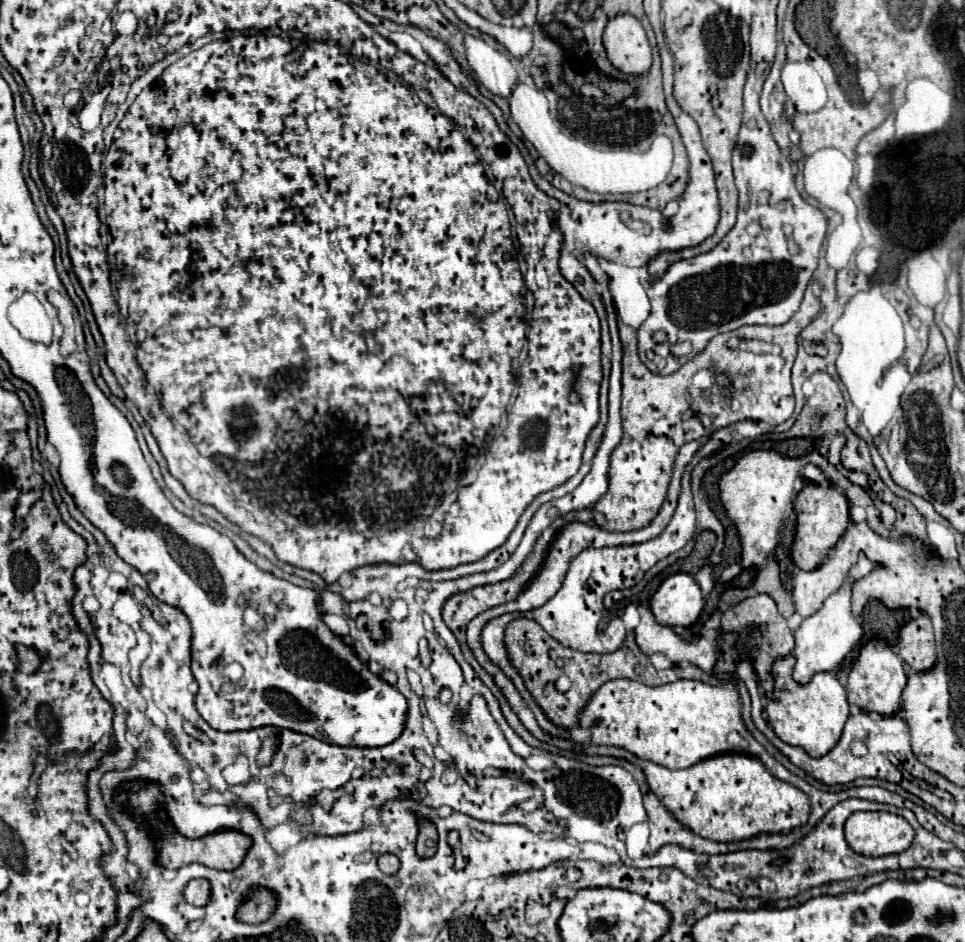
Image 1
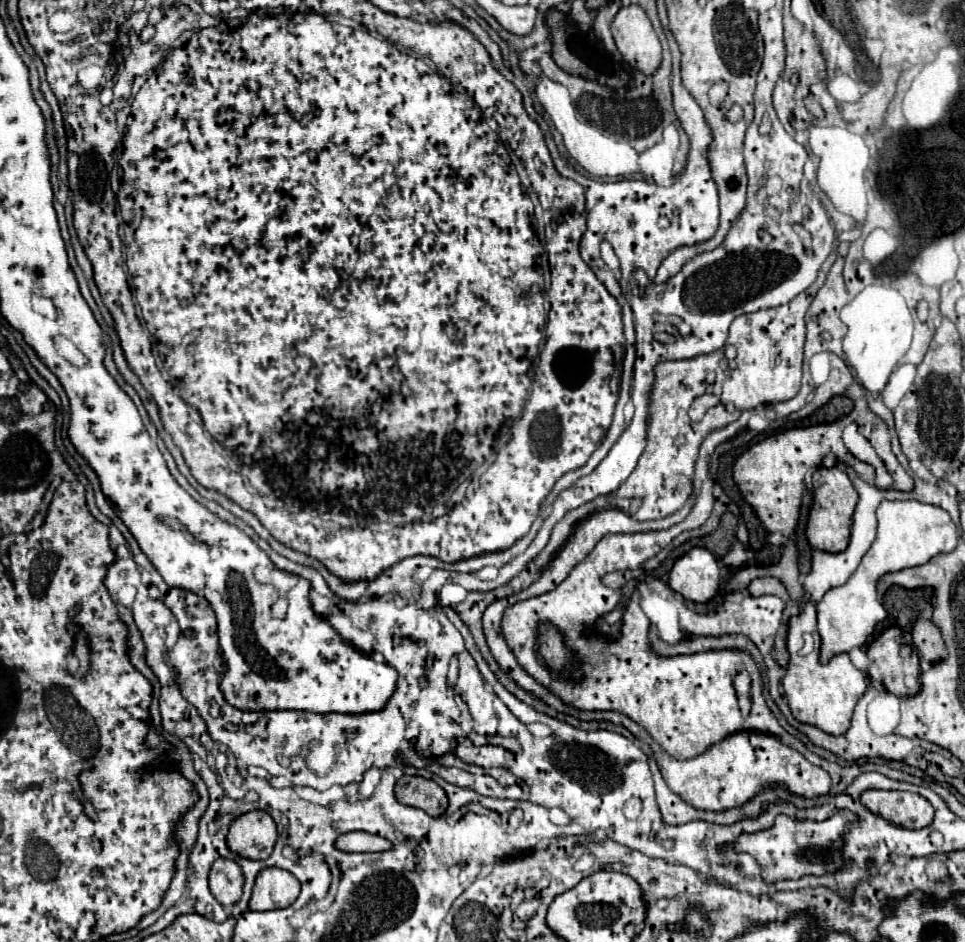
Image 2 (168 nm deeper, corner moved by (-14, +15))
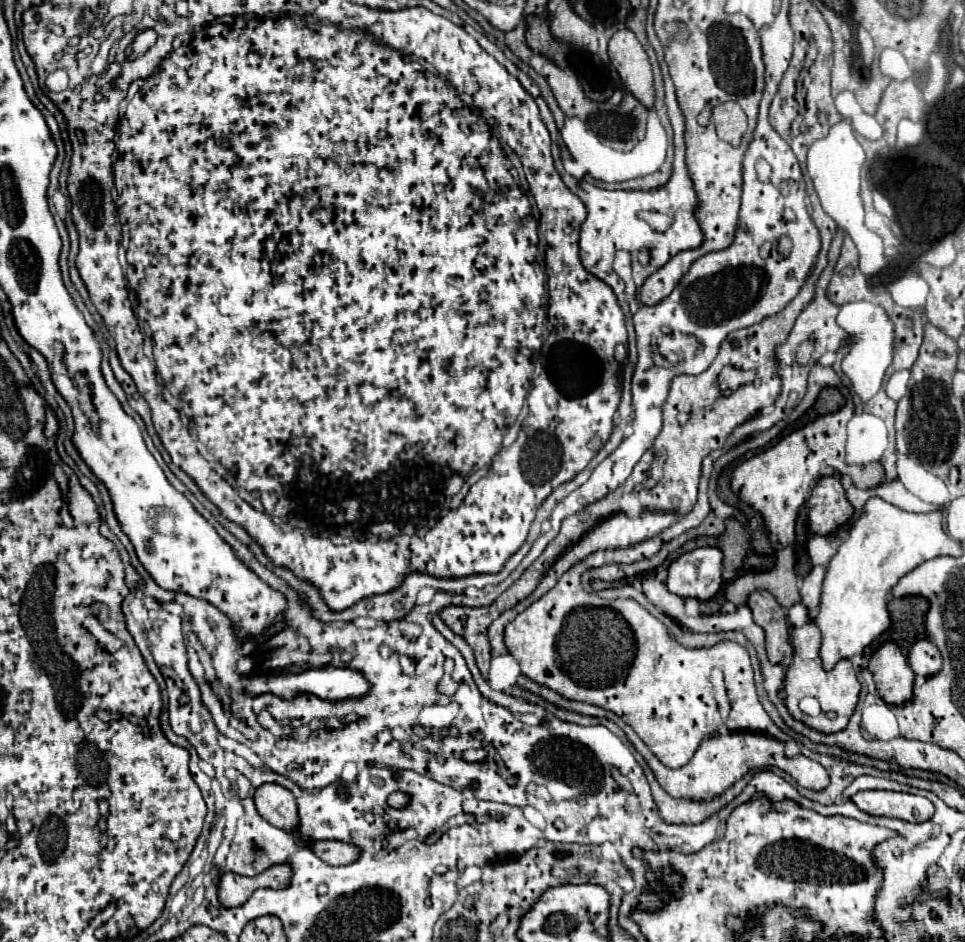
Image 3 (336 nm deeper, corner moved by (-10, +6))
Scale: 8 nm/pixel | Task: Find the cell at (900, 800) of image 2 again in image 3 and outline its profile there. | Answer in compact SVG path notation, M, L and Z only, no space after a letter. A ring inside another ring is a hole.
M865 790L851 798L859 810L871 816L891 816L907 822L925 822L935 812L935 806L917 794L893 790Z

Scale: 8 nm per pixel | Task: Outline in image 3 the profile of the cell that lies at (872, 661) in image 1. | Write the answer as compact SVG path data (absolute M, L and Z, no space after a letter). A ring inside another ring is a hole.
M883 644L871 656L869 672L873 674L877 694L887 704L899 706L913 698L913 670L897 644Z

